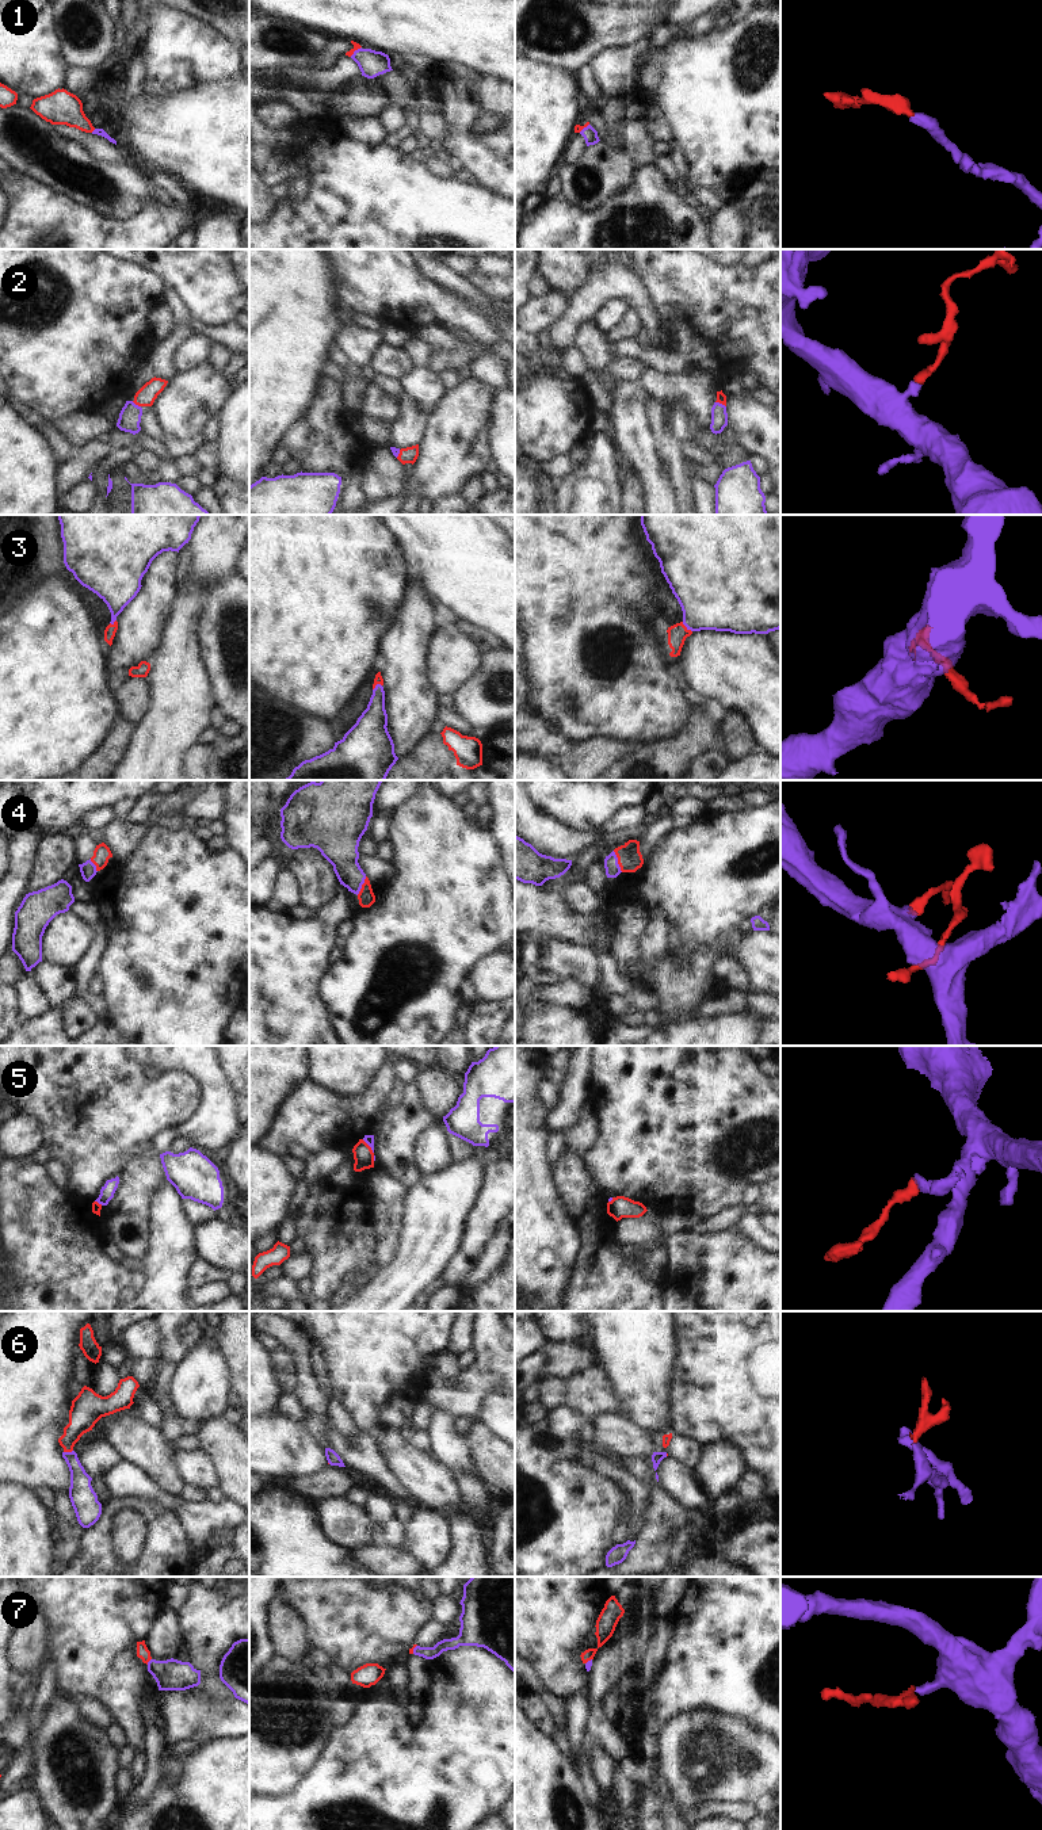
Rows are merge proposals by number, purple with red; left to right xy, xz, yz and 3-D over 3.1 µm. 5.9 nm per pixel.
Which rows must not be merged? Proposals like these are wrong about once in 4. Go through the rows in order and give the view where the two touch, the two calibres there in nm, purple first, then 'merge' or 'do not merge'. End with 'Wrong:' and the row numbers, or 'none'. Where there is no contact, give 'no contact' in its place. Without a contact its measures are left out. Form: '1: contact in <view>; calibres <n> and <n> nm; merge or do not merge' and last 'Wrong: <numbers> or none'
1: contact in xy; calibres 50 and 200 nm; merge
2: contact in yz; calibres 100 and 60 nm; merge
3: contact in yz; calibres 420 and 120 nm; merge
4: contact in yz; calibres 90 and 140 nm; merge
5: contact in xz; calibres 60 and 120 nm; do not merge
6: contact in xy; calibres 140 and 170 nm; merge
7: contact in xy; calibres 190 and 70 nm; merge
Wrong: 5

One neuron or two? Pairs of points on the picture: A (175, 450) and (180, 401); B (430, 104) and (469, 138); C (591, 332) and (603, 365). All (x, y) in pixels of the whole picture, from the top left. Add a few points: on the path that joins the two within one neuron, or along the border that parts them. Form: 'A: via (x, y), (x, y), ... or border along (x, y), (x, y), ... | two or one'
A: via (179, 438), (180, 413) | one
B: border along (424, 95), (431, 95), (439, 103), (441, 110) | two
C: via (591, 340), (598, 356) | one

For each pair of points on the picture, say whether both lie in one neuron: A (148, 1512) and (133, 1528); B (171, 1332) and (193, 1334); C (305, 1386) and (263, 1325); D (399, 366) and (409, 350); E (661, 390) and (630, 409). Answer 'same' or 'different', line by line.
A: different
B: same
C: same
D: different
E: different

